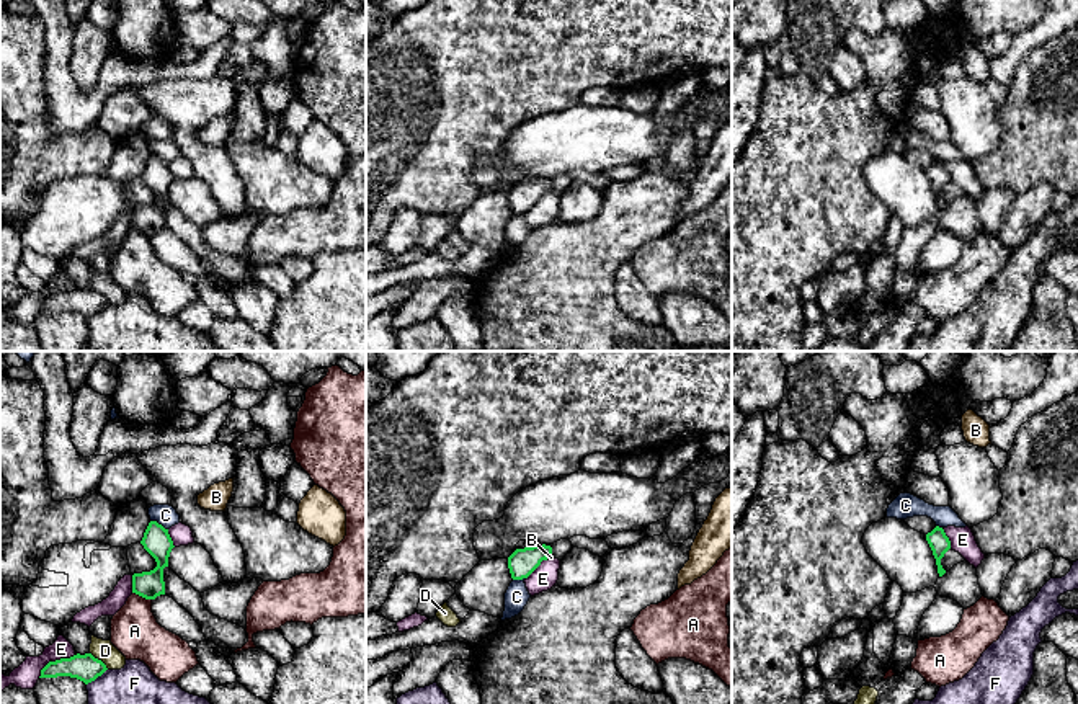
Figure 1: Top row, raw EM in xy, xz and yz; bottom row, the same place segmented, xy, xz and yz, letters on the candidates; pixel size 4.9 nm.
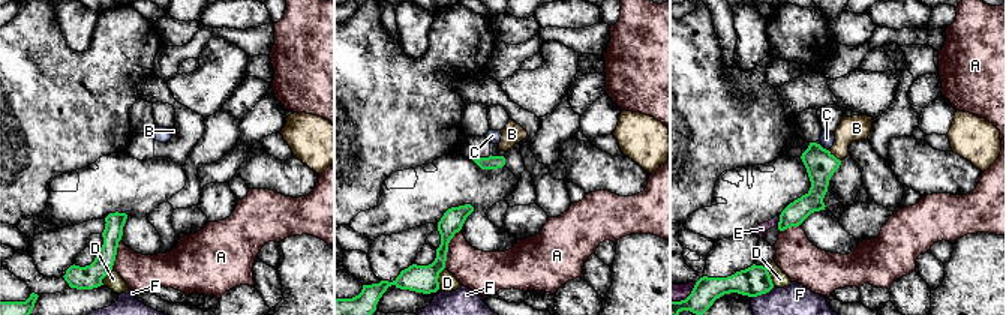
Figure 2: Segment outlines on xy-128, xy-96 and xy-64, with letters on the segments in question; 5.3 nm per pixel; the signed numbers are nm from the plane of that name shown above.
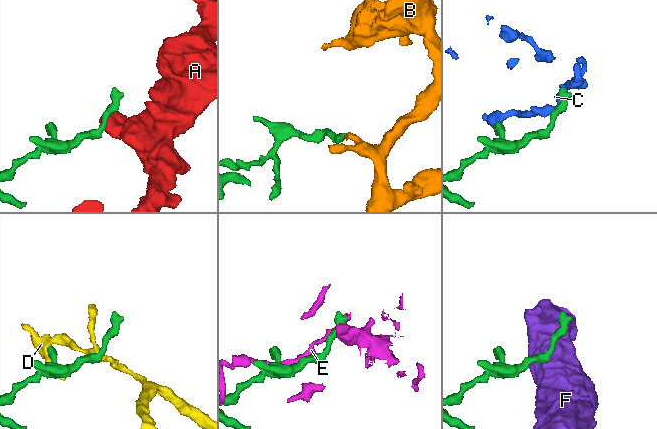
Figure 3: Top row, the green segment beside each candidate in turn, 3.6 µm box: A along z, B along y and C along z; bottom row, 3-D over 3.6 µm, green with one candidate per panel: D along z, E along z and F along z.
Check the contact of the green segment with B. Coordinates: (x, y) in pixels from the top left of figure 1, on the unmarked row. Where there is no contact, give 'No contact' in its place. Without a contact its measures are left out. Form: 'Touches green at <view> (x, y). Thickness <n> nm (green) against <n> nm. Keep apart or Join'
Touches green at xz (547, 190). Thickness 140 nm (green) against 20 nm. Keep apart

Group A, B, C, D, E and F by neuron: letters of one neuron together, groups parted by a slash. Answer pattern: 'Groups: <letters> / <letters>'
Groups: A / B E / C / D / F

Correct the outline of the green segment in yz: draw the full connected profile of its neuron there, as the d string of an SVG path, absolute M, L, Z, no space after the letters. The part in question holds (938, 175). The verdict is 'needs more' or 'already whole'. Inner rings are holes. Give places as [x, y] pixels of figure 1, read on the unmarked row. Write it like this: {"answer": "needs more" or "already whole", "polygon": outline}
{"answer": "already whole", "polygon": "M936 160L931 167L926 168L926 175L936 193L938 207L939 207L939 211L942 211L946 207L946 204L941 199L941 193L951 183L951 175L946 170L944 163L939 160Z"}

